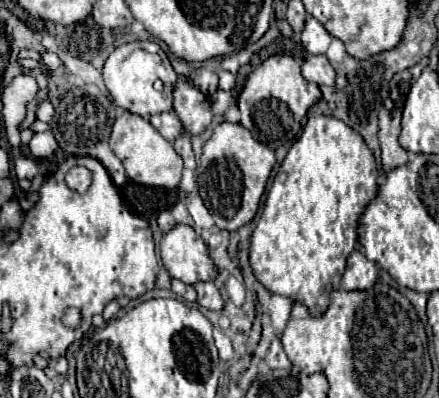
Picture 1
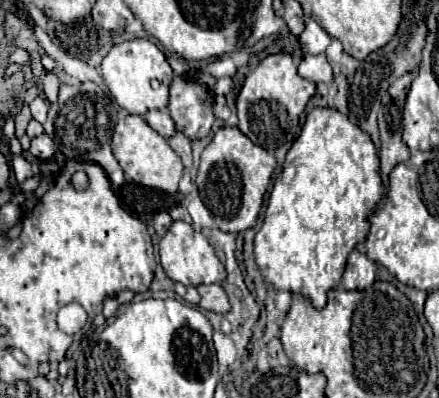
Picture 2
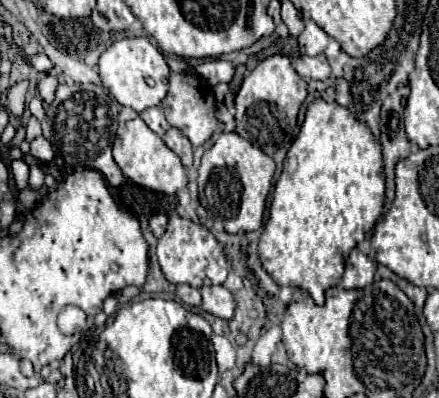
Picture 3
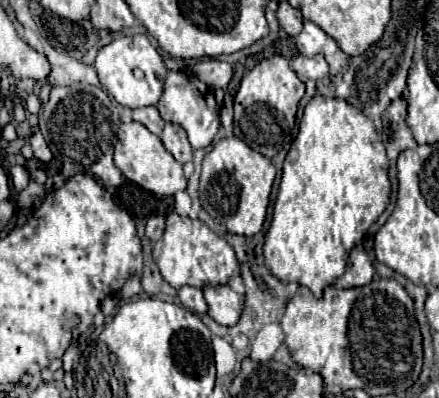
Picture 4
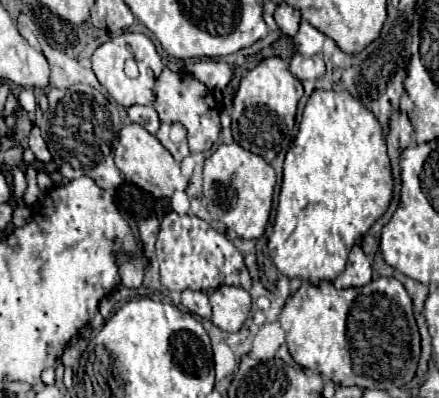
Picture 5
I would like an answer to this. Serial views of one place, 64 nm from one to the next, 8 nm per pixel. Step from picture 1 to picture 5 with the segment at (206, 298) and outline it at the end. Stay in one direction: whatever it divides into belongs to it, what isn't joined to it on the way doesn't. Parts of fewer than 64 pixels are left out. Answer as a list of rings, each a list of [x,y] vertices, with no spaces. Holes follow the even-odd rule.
[[[220,286],[210,294],[212,324],[224,332],[238,332],[246,322],[252,298],[246,290],[234,286]]]

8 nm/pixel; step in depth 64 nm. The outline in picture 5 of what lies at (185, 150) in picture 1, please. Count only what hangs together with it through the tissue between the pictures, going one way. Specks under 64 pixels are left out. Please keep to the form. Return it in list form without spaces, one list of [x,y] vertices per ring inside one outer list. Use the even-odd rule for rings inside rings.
[[[164,122],[160,130],[156,132],[156,138],[162,142],[162,146],[180,162],[184,156],[190,154],[188,140],[186,140],[186,128],[176,122]]]

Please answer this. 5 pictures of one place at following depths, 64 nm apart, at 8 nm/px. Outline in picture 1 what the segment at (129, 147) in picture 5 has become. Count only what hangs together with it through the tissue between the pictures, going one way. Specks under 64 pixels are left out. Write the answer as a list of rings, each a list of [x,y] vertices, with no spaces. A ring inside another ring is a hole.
[[[124,112],[122,116],[118,116],[112,126],[110,148],[124,164],[127,177],[131,181],[146,184],[146,186],[168,188],[168,190],[178,188],[180,176],[182,176],[182,158],[174,152],[172,144],[166,138],[162,138],[152,128],[152,124],[142,116],[130,114],[130,112]]]

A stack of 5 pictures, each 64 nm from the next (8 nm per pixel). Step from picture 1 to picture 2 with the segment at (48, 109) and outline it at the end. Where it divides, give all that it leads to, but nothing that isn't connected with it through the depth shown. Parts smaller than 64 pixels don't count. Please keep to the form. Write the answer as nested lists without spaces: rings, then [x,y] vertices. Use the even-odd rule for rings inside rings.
[[[36,96],[32,102],[30,102],[30,110],[32,110],[32,116],[44,124],[46,120],[46,114],[48,114],[48,102],[44,100],[44,96]]]

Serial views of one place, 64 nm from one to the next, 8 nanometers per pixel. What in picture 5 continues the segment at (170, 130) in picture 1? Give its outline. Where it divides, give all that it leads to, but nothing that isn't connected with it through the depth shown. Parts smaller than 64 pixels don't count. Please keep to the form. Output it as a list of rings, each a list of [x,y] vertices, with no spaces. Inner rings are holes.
[[[152,104],[148,106],[130,106],[128,108],[128,118],[140,126],[144,126],[150,134],[156,134],[156,130],[160,128],[160,120],[158,120],[158,114],[154,110]]]

